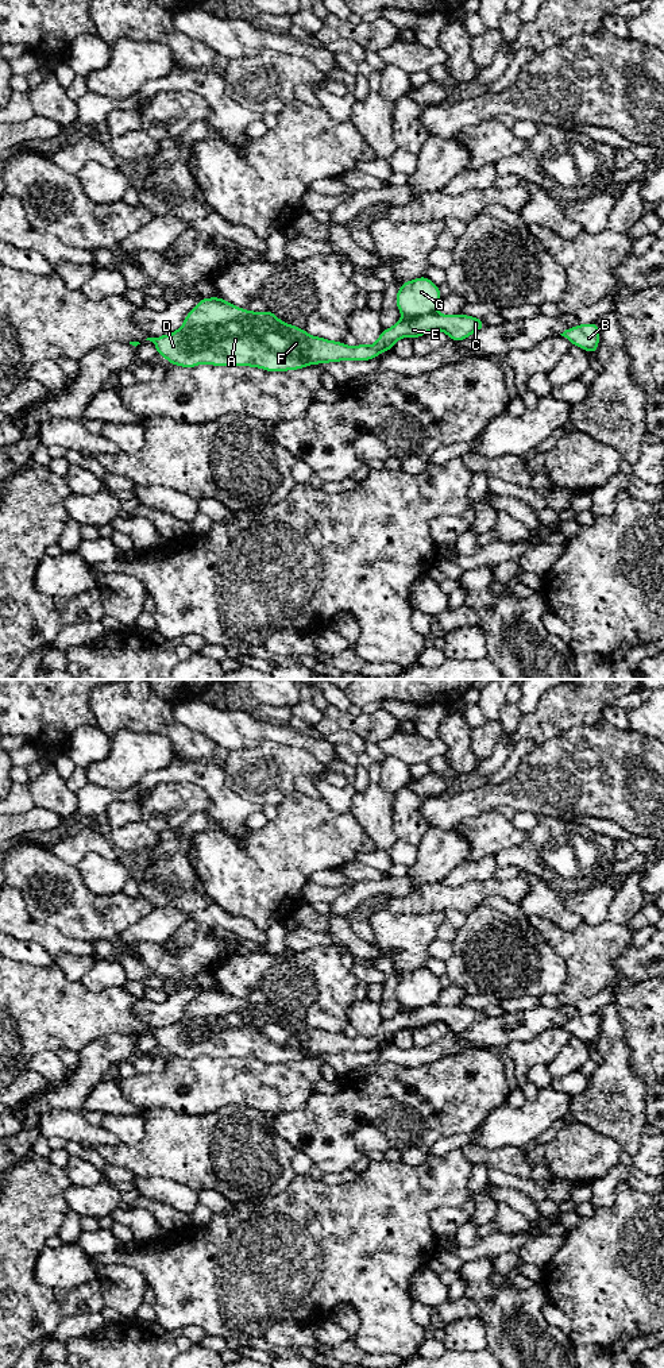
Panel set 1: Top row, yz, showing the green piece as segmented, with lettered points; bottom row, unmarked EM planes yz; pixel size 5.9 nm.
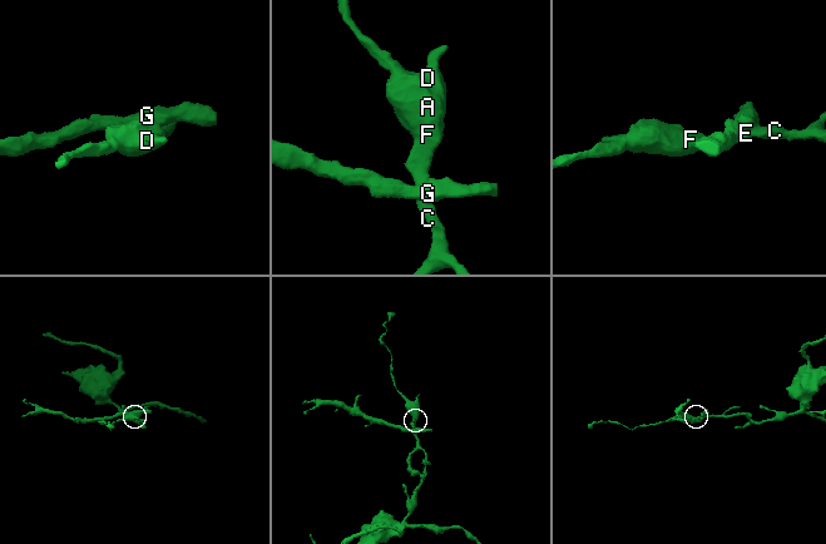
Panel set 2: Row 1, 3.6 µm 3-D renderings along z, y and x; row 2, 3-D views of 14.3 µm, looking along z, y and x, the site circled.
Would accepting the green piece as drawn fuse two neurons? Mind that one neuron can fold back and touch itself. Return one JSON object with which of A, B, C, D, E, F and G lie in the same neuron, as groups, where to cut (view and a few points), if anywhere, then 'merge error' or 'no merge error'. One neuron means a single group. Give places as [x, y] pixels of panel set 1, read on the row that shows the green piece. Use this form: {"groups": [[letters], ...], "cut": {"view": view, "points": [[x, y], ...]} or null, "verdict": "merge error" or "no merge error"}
{"groups": [["A", "B", "C", "D", "E", "F"], ["G"]], "cut": {"view": "yz", "points": [[435, 311], [412, 319]]}, "verdict": "merge error"}

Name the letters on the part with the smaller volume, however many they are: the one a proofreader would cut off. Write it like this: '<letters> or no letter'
G

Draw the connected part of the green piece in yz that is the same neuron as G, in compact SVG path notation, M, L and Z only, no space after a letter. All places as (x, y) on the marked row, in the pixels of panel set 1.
M426 275L402 282L395 305L404 317L420 317L435 313L441 301L440 288Z

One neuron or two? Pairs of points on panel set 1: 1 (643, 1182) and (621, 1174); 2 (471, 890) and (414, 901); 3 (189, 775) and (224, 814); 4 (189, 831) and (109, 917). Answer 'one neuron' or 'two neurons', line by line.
1: one neuron
2: one neuron
3: one neuron
4: two neurons

